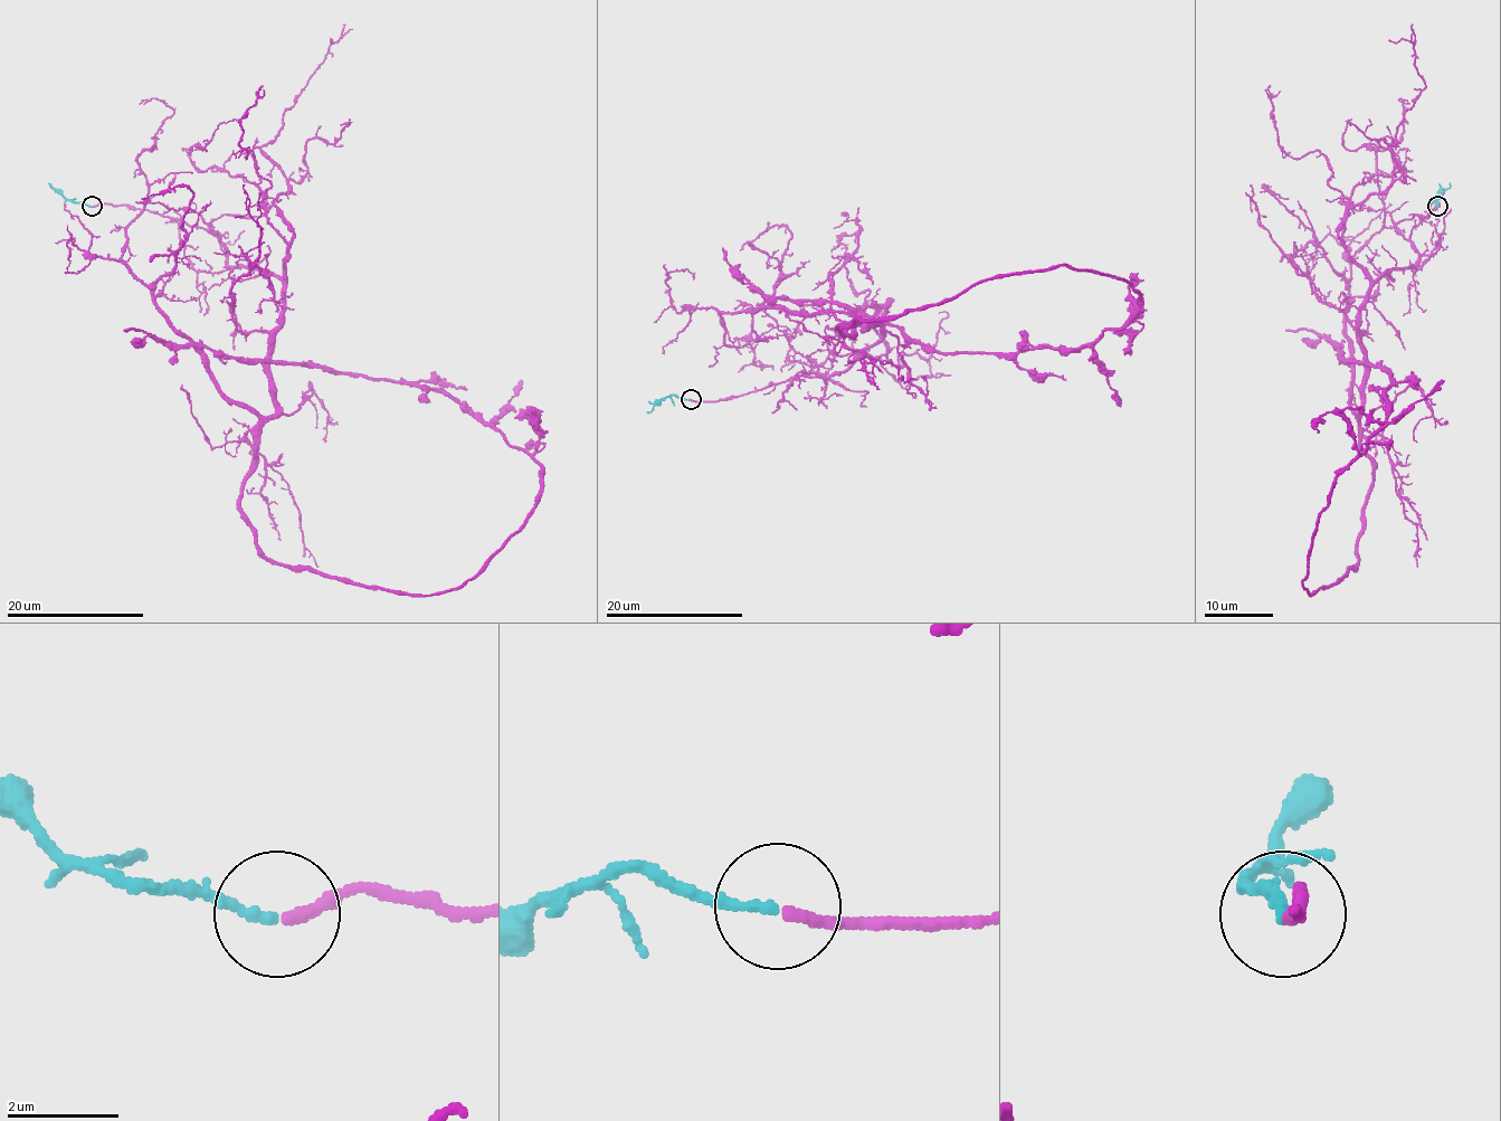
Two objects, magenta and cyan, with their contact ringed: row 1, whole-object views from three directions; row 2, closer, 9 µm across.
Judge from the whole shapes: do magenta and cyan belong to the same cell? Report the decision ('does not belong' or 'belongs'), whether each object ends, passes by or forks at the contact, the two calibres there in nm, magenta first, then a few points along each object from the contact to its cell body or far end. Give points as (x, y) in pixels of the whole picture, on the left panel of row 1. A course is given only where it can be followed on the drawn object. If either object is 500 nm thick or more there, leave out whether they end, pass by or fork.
belongs; magenta ends; cyan ends; calibres 200 and 180 nm; course magenta (93, 206), (283, 283), (239, 500), (265, 557), (447, 592), (537, 502), (541, 467), (447, 393), (123, 329); course cyan (93, 206), (67, 200), (48, 183)

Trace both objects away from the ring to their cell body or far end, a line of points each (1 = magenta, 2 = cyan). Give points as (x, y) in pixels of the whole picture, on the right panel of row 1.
1: (1436, 206), (1417, 262), (1361, 310), (1371, 481), (1352, 567), (1313, 595), (1319, 515), (1390, 383), (1285, 329)
2: (1436, 206), (1435, 200), (1451, 187), (1449, 183)

